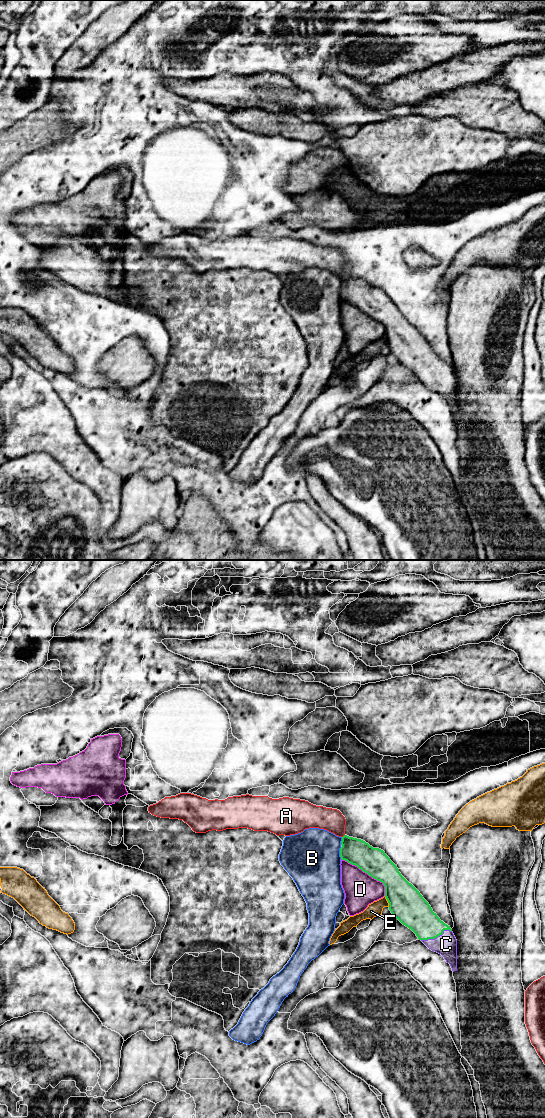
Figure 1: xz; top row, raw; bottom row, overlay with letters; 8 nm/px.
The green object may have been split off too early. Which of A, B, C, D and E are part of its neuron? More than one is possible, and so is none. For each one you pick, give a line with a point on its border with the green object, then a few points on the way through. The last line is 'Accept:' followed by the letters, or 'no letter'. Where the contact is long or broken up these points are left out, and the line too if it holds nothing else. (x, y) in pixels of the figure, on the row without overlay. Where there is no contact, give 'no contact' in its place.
C: contact xz (436, 377); way xz (416, 353), (436, 377), (446, 384)
Accept: C

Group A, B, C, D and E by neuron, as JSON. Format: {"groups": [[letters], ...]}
{"groups": [["A"], ["B"], ["C"], ["D"], ["E"]]}

